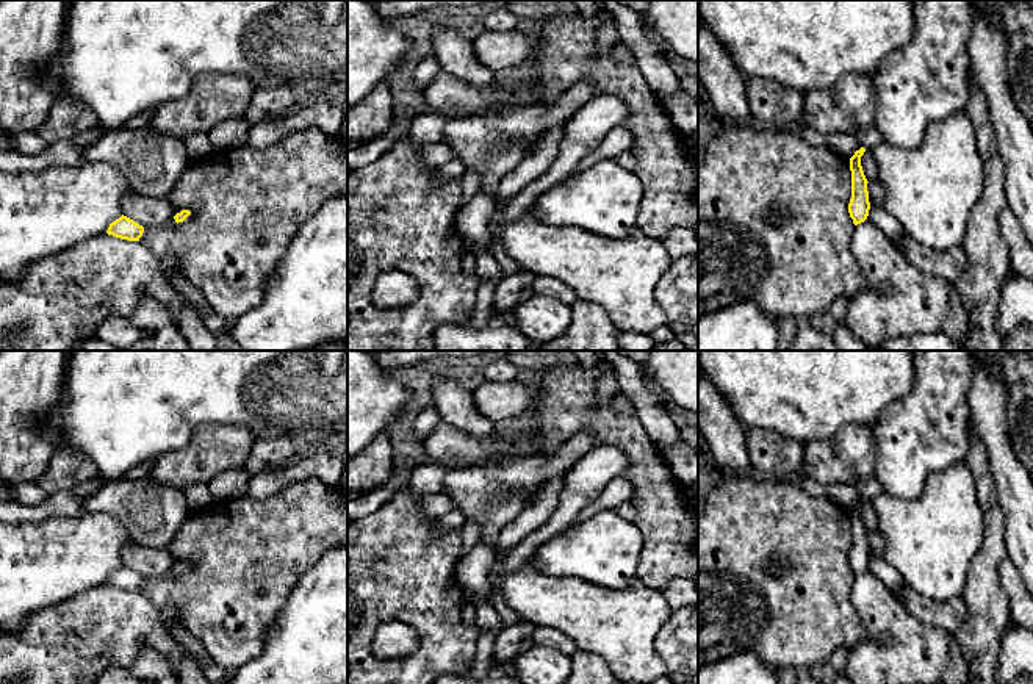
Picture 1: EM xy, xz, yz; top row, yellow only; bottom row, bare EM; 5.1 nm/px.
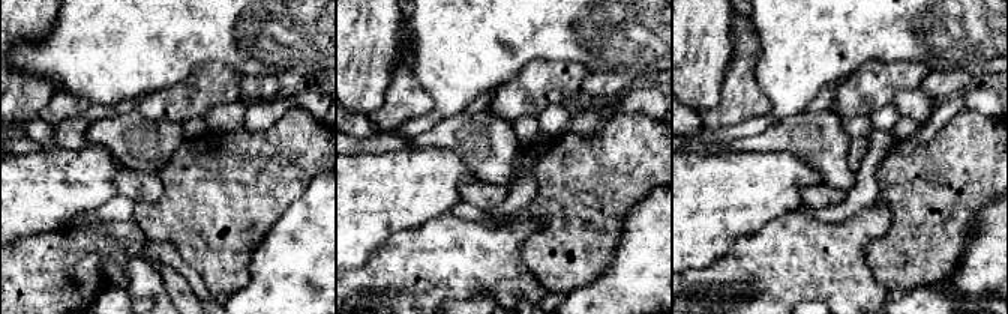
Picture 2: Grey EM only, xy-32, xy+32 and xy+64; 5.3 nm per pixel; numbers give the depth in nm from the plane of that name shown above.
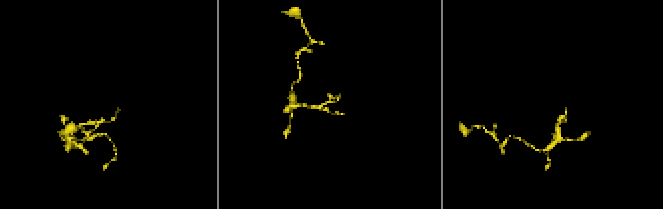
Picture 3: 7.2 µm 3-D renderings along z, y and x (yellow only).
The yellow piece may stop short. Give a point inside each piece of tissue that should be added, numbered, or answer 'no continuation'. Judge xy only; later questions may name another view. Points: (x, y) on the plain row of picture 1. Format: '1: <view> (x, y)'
no continuation

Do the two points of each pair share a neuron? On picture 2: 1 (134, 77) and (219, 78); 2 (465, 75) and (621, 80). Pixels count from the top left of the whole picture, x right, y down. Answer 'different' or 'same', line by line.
1: different
2: different

